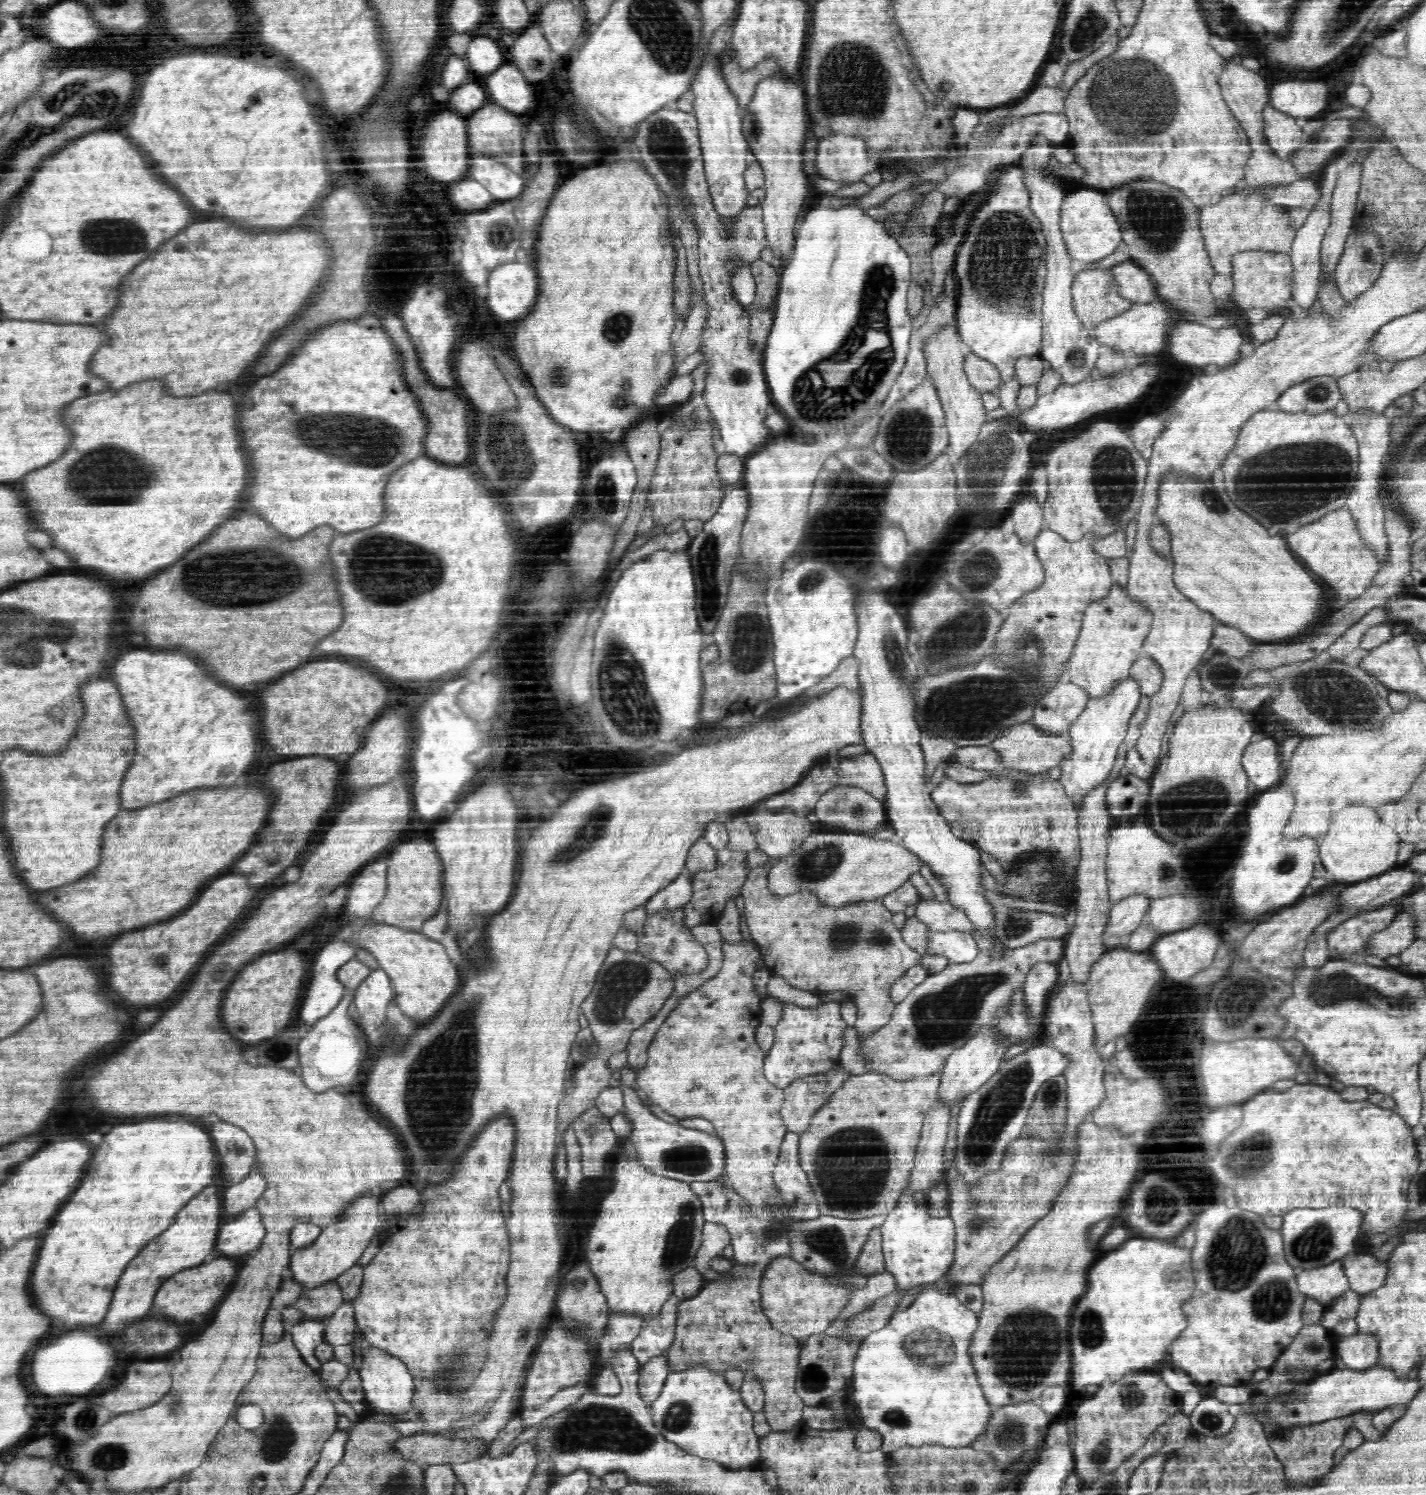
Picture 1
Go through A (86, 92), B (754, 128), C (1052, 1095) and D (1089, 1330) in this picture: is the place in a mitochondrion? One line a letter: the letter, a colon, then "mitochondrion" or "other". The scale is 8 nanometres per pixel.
A: mitochondrion
B: mitochondrion
C: mitochondrion
D: mitochondrion

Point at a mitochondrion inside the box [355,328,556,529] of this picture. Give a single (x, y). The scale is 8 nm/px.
(506, 447)

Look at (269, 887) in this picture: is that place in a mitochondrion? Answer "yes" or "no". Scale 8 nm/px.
no

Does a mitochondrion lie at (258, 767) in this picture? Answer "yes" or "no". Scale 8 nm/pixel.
no

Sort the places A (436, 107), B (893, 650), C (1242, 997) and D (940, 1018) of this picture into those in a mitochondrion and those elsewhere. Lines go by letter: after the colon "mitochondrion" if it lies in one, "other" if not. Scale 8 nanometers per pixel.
A: other
B: mitochondrion
C: mitochondrion
D: mitochondrion

